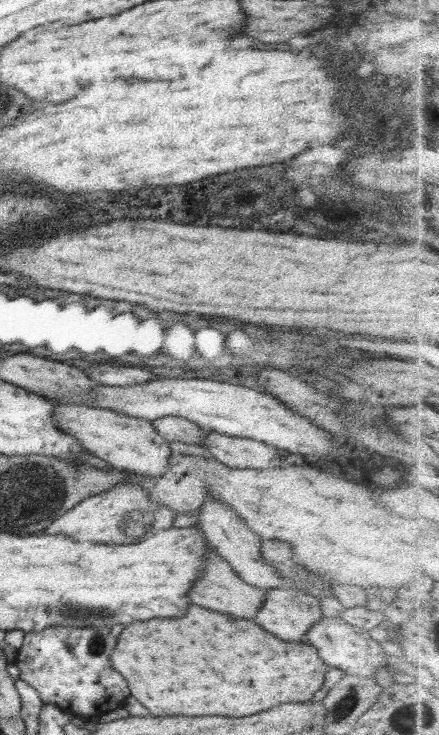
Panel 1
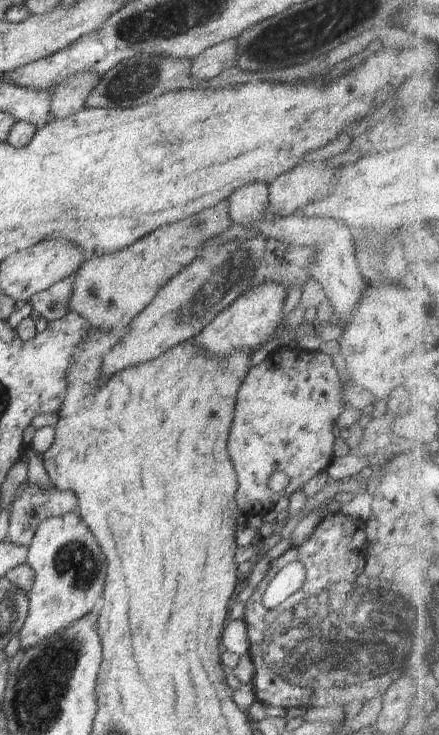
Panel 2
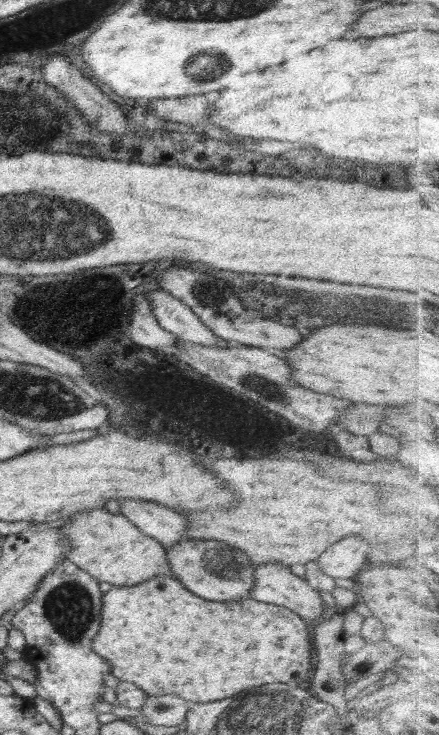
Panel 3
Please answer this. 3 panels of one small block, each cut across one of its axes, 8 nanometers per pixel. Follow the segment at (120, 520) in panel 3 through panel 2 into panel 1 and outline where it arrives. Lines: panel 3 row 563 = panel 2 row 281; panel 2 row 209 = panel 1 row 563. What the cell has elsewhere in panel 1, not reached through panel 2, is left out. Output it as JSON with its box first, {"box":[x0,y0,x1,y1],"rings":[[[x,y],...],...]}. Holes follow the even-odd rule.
{"box":[190,548,265,620],"rings":[[[214,548],[209,549],[209,554],[205,559],[205,570],[200,579],[194,583],[196,586],[190,592],[190,600],[194,600],[192,604],[228,614],[228,616],[236,616],[236,618],[244,618],[244,620],[254,620],[256,612],[264,605],[265,589],[249,585],[243,582],[229,566],[215,551]]]}

